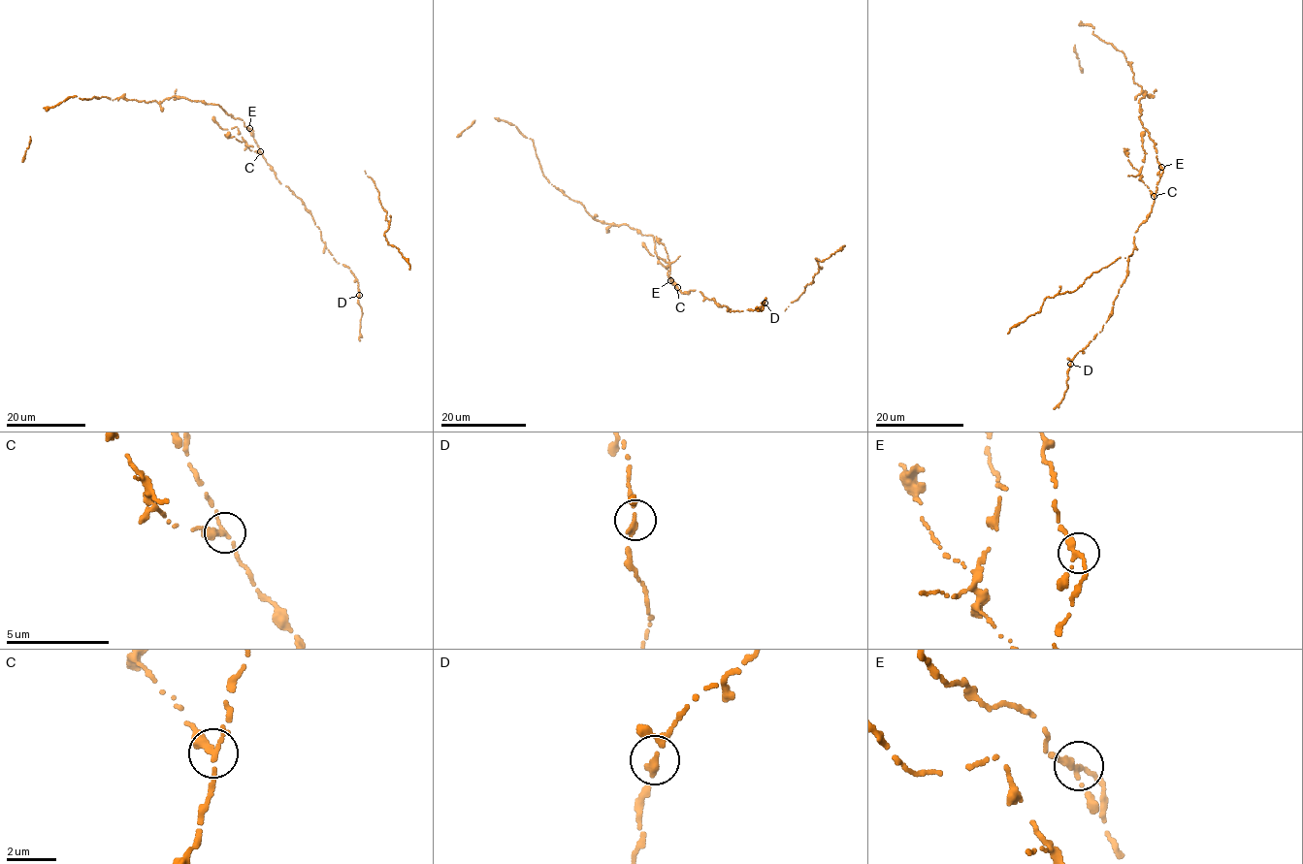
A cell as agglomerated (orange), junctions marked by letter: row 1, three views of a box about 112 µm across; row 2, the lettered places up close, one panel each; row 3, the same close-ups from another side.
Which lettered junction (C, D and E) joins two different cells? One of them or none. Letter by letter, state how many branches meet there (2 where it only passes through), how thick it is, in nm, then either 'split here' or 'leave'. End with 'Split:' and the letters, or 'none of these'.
C: 3 | 220 nm | split here
D: 3 | 240 nm | leave
E: 3 | 220 nm | leave
Split: C

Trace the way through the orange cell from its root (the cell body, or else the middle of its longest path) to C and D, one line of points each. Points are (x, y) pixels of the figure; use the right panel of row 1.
C: (1158, 161), (1163, 171), (1154, 195)
D: (1158, 161), (1163, 171), (1152, 212), (1135, 233), (1127, 276), (1119, 288), (1113, 313), (1070, 364)

